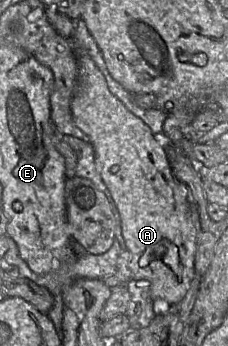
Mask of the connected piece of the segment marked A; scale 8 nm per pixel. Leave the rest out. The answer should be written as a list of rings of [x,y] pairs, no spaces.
[[[77,54],[78,80],[75,93],[71,100],[71,112],[75,124],[87,135],[88,141],[95,151],[96,167],[107,186],[114,203],[118,209],[121,221],[122,235],[127,250],[131,253],[131,270],[133,279],[139,282],[147,282],[153,300],[164,300],[169,305],[180,302],[186,295],[191,281],[195,276],[195,254],[196,254],[196,230],[192,221],[190,207],[187,202],[187,189],[180,183],[171,170],[166,156],[164,143],[155,136],[151,129],[131,111],[109,90],[105,77],[96,66],[93,59],[87,54]]]

